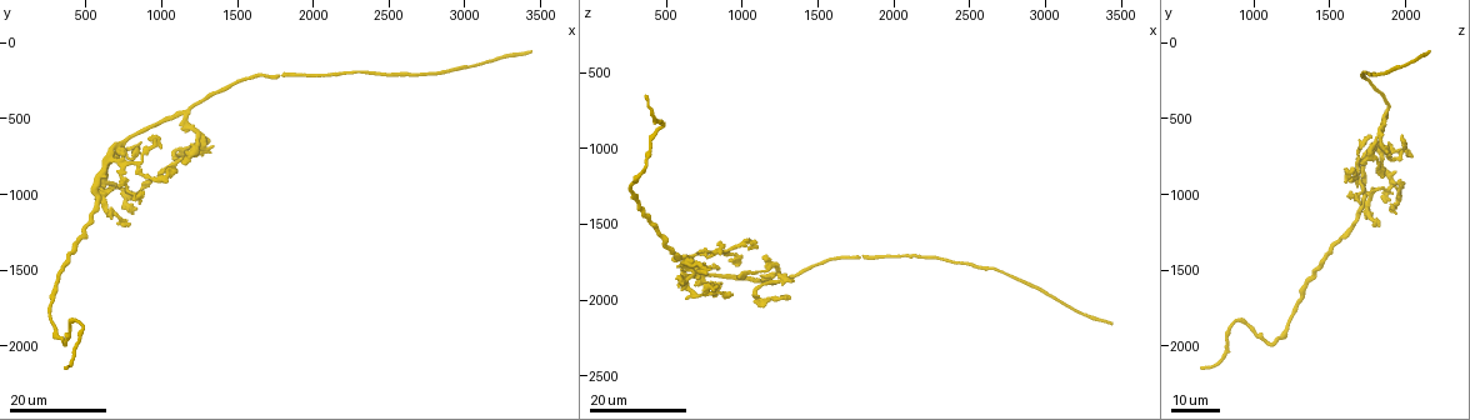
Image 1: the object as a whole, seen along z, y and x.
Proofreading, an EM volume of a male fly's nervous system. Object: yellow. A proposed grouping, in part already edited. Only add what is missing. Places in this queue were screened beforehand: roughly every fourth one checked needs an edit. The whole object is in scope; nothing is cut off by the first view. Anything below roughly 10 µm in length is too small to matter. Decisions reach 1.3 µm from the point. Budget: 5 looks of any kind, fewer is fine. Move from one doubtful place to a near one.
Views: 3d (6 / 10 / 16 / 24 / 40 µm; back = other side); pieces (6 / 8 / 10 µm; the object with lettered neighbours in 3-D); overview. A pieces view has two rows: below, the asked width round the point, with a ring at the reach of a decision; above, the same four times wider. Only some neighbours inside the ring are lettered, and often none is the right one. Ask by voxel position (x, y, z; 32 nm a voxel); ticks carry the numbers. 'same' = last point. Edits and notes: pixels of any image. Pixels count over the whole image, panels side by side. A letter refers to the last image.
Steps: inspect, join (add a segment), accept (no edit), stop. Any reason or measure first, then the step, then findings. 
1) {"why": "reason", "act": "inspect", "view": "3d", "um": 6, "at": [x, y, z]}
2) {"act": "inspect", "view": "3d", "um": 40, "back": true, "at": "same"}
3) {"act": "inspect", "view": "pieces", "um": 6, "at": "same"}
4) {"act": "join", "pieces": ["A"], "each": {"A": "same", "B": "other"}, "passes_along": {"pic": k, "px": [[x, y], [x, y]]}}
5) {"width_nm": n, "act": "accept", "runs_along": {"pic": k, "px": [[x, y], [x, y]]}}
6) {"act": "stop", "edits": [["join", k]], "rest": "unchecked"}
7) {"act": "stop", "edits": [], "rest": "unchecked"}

{"why": "long arm stops here", "act": "inspect", "view": "3d", "um": 16, "at": [3420, 60, 2160]}

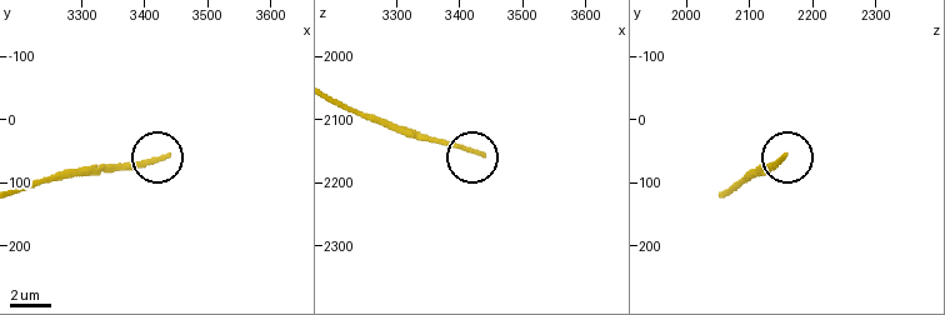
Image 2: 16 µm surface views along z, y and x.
{"act": "inspect", "view": "pieces", "um": 6, "at": [3435, 55, 2155]}

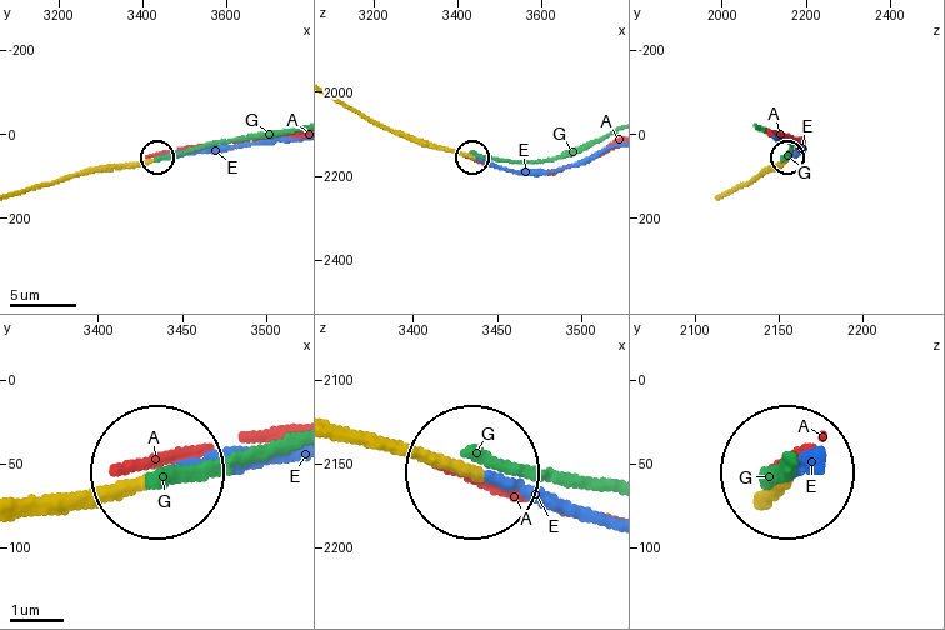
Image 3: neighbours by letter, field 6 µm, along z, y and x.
{"width_nm": 210, "act": "join", "pieces": ["E"], "each": {"A": "other", "E": "same", "G": "other"}, "passes_along": {"pic": 3, "px": [[123, 166], [171, 153], [293, 139]]}, "found": "it goes on there"}

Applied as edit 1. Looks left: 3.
{"why": "branch stops here", "act": "inspect", "view": "3d", "um": 24, "at": [940, 920, 1960]}

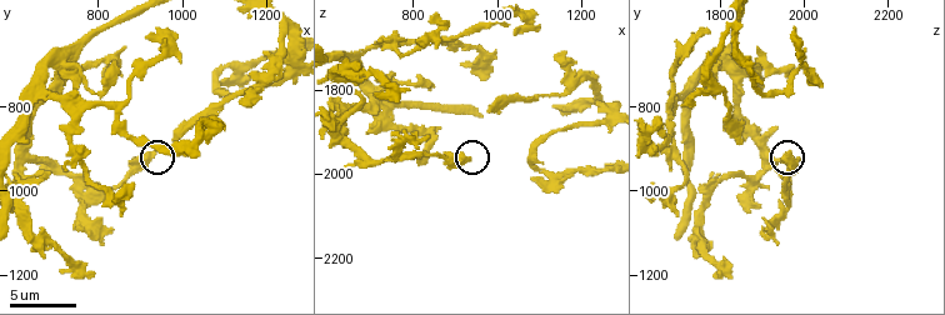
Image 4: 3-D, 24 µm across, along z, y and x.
{"act": "inspect", "view": "pieces", "um": 10, "at": [925, 905, 1965]}

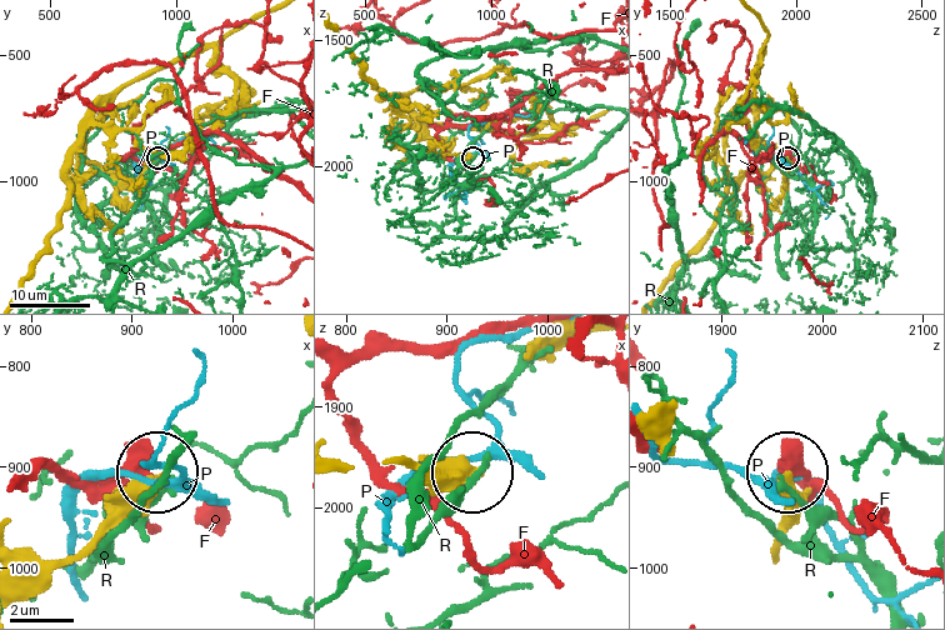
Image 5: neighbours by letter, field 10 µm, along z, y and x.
{"act": "accept", "each": {"F": "other", "P": "other", "R": "other"}, "runs_along": {"pic": 5, "px": [[400, 461], [470, 469]]}, "found": "no lettered segment goes on from it"}

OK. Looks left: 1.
{"act": "stop", "edits": [["join", 3]], "rest": "unchecked"}

